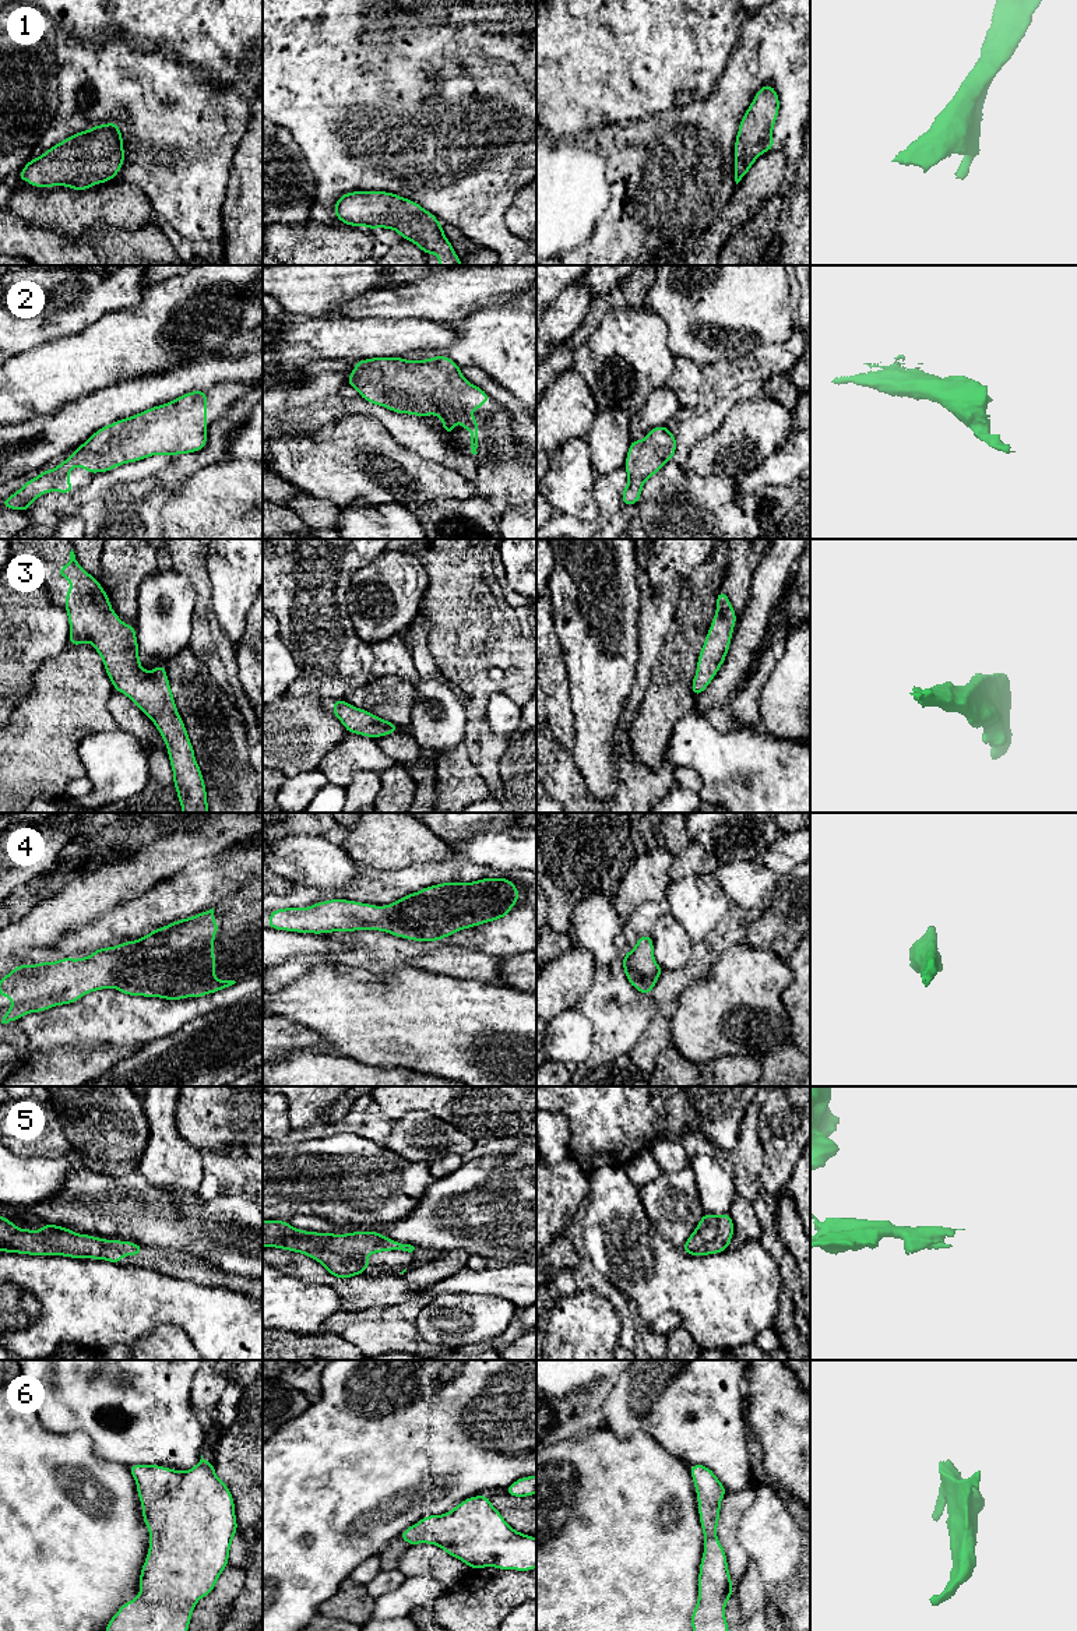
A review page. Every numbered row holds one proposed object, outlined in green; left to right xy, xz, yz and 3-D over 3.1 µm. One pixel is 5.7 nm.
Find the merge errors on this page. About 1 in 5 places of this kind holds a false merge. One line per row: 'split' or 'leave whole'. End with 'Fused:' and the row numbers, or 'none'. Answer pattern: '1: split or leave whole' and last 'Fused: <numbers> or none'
1: leave whole
2: leave whole
3: leave whole
4: leave whole
5: leave whole
6: leave whole
Fused: none

